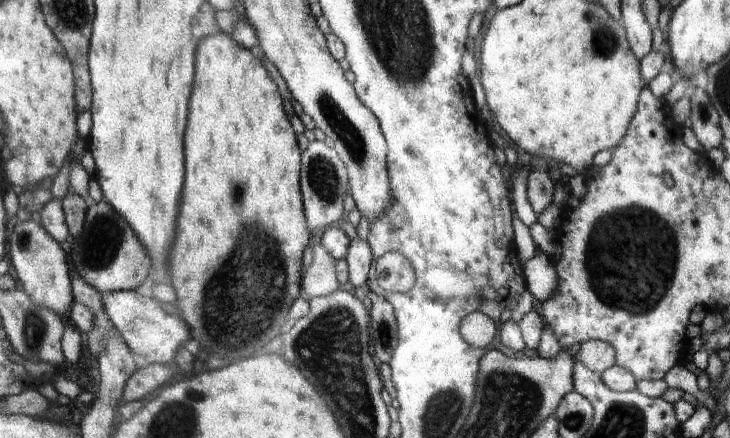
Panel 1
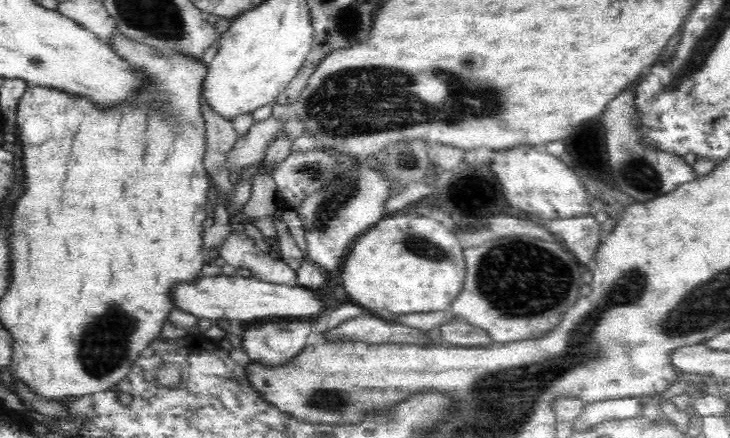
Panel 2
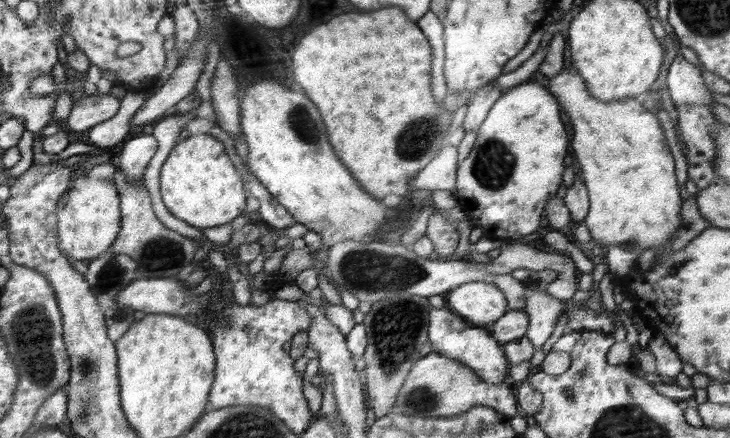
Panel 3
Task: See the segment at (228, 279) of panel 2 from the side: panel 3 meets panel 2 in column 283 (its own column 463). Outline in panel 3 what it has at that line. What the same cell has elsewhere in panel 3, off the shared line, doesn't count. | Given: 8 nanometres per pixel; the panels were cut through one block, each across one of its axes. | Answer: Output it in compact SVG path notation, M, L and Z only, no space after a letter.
M488 281L467 282L445 295L447 308L472 326L499 321L506 312L504 291Z

